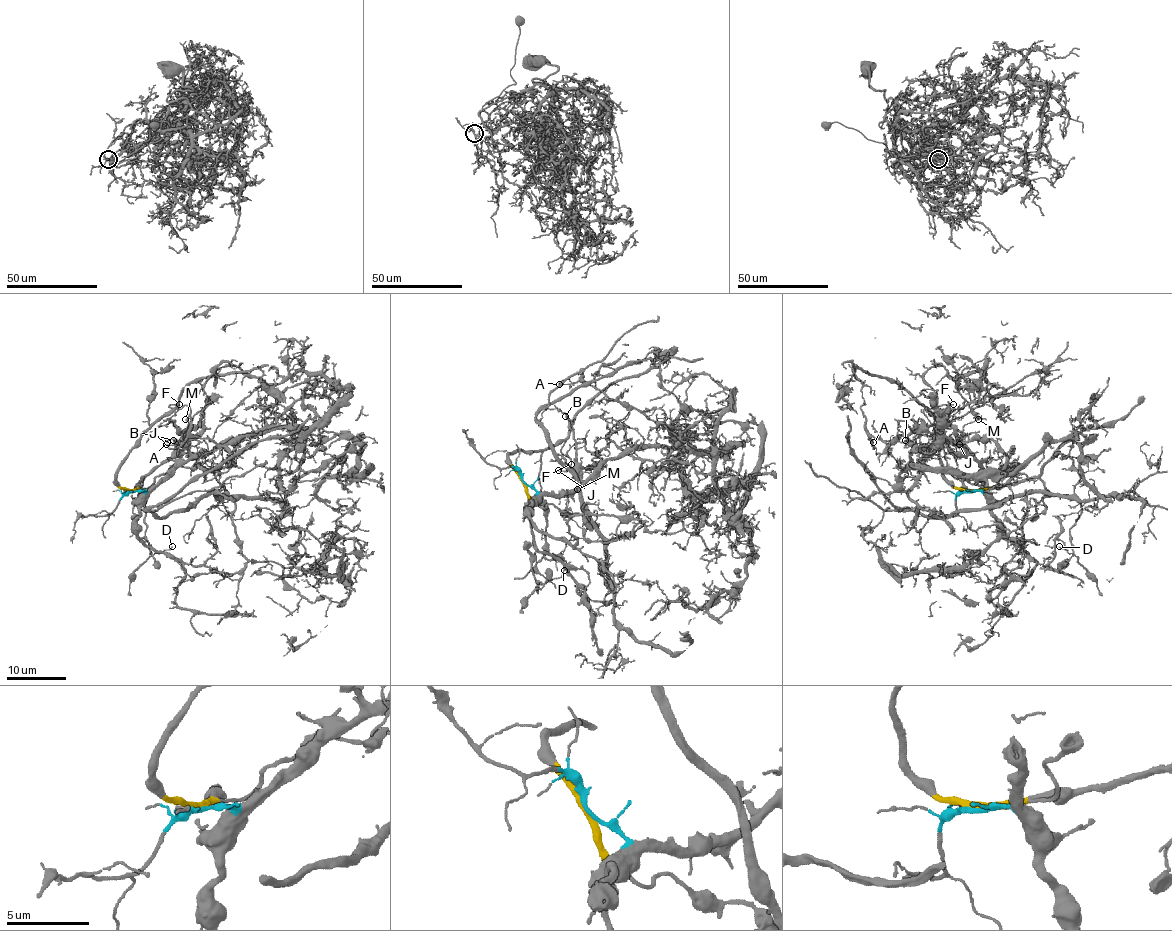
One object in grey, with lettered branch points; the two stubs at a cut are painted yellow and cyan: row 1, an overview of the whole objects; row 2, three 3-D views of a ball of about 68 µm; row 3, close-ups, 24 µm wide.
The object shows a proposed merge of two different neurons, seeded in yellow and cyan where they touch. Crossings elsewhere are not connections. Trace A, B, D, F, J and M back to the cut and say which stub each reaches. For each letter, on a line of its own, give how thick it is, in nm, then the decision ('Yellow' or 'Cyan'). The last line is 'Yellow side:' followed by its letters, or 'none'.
A: Thickness 90 nm. Cyan
B: Thickness 180 nm. Cyan
D: Thickness 110 nm. Yellow
F: Thickness 140 nm. Yellow
J: Thickness 130 nm. Cyan
M: Thickness 180 nm. Cyan
Yellow side: D, F

